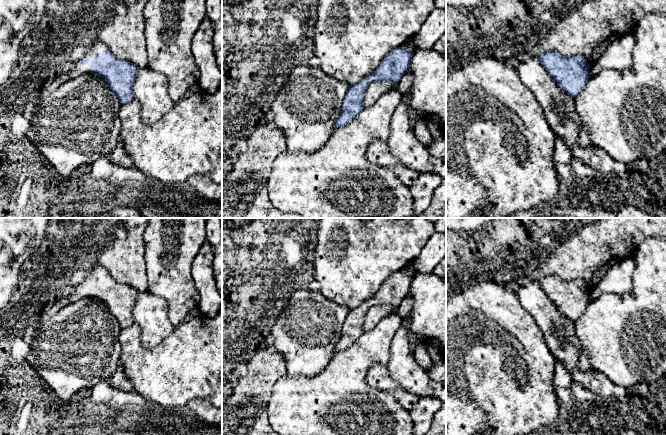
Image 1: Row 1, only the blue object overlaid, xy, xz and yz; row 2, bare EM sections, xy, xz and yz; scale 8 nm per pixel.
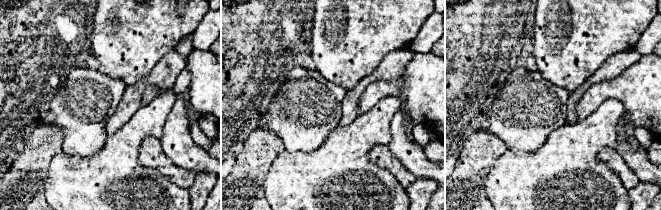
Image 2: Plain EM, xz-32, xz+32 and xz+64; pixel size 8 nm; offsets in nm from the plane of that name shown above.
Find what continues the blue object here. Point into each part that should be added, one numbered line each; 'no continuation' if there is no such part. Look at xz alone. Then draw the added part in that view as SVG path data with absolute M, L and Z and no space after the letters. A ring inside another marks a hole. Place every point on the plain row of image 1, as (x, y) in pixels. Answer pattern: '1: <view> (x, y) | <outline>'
no continuation

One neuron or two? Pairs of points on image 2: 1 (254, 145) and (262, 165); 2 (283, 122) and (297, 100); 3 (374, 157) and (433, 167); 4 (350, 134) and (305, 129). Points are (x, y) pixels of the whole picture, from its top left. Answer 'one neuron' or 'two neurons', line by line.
1: one neuron
2: one neuron
3: two neurons
4: two neurons

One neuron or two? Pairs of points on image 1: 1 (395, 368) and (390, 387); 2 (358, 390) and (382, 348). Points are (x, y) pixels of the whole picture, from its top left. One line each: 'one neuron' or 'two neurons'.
1: two neurons
2: one neuron

